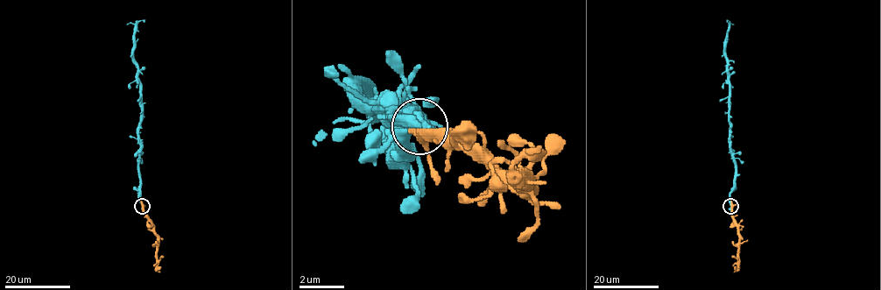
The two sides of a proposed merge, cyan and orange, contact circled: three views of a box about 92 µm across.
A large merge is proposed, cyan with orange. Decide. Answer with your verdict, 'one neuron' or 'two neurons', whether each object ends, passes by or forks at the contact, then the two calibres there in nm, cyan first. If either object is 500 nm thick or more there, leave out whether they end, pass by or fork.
one neuron | cyan passes by | orange forks | 240/400 nm

